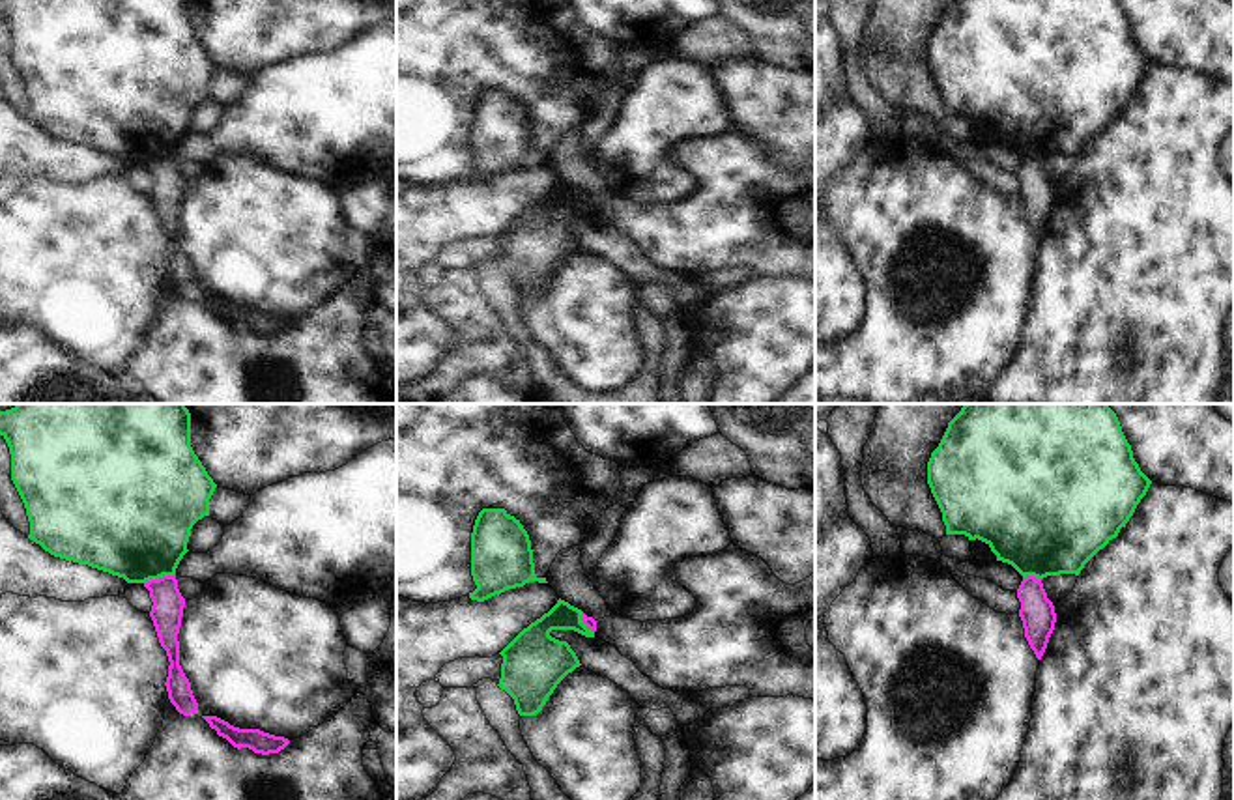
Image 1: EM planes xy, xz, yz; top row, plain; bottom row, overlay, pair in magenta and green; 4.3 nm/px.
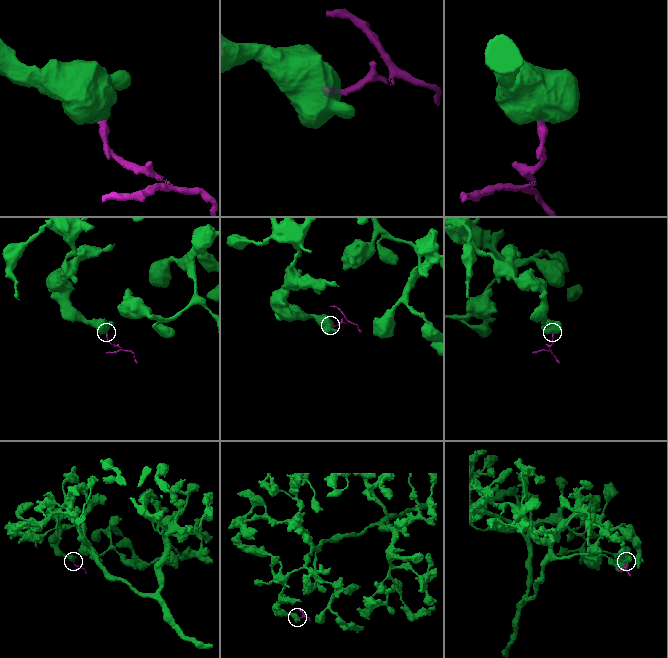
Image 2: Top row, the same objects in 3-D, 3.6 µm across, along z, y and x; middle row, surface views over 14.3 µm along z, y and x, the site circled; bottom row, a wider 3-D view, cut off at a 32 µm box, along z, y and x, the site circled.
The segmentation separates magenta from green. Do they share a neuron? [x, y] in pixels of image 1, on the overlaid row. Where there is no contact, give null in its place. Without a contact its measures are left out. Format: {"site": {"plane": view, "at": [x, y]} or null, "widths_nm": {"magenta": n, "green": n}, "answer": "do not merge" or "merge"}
{"site": {"plane": "xy", "at": [159, 578]}, "widths_nm": {"magenta": 140, "green": 460}, "answer": "do not merge"}

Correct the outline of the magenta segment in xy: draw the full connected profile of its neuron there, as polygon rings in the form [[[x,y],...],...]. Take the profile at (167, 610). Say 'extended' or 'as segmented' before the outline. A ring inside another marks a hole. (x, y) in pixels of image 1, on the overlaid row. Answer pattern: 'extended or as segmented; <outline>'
as segmented; [[[163,576],[159,579],[146,581],[144,587],[150,591],[150,598],[153,602],[150,617],[153,621],[159,643],[166,650],[170,662],[168,677],[165,682],[168,699],[179,714],[196,714],[198,703],[193,695],[191,682],[179,665],[178,634],[181,626],[185,598],[178,589],[178,579],[176,576]]]

